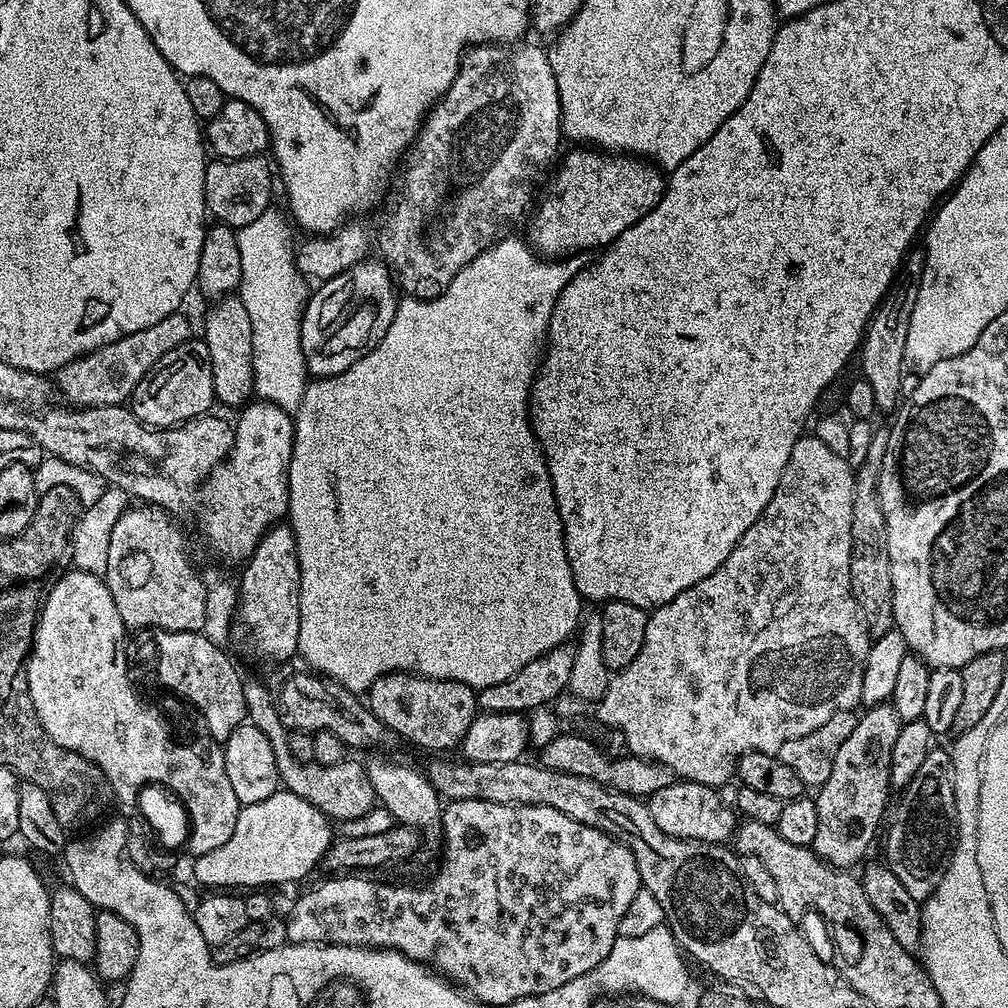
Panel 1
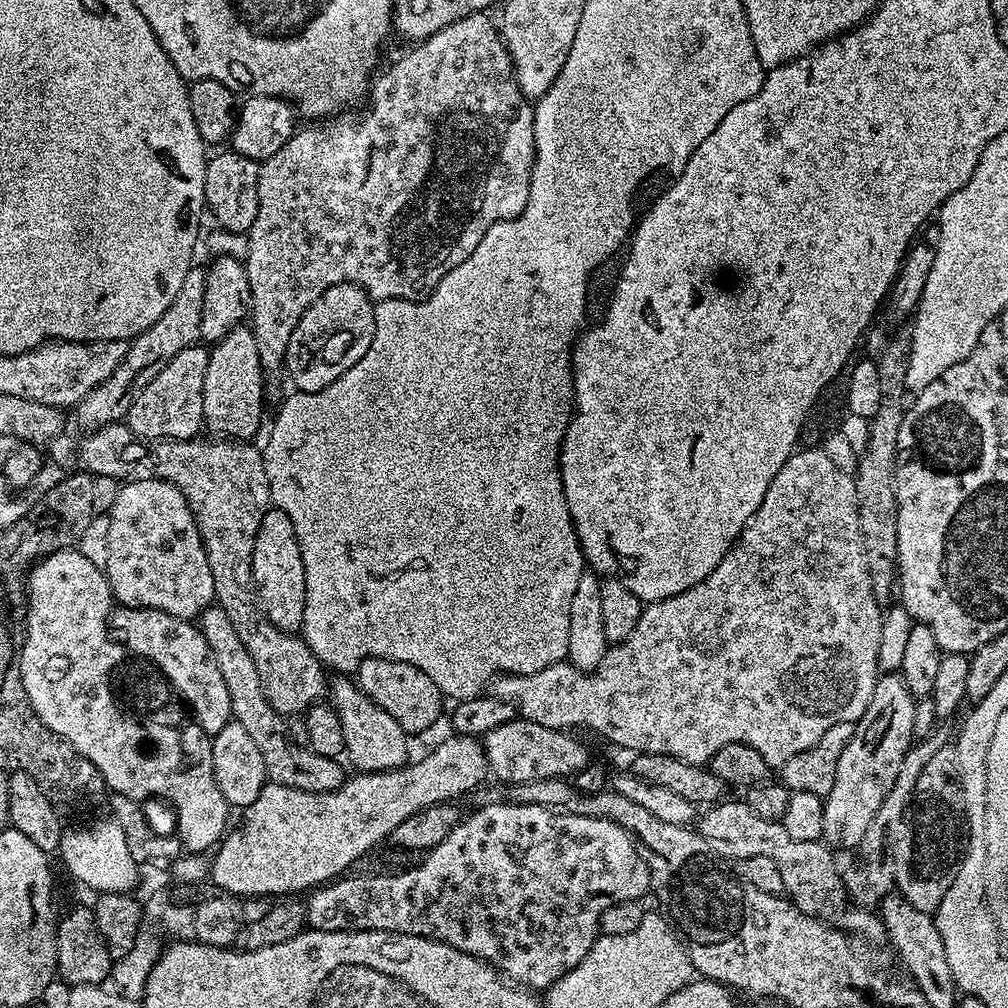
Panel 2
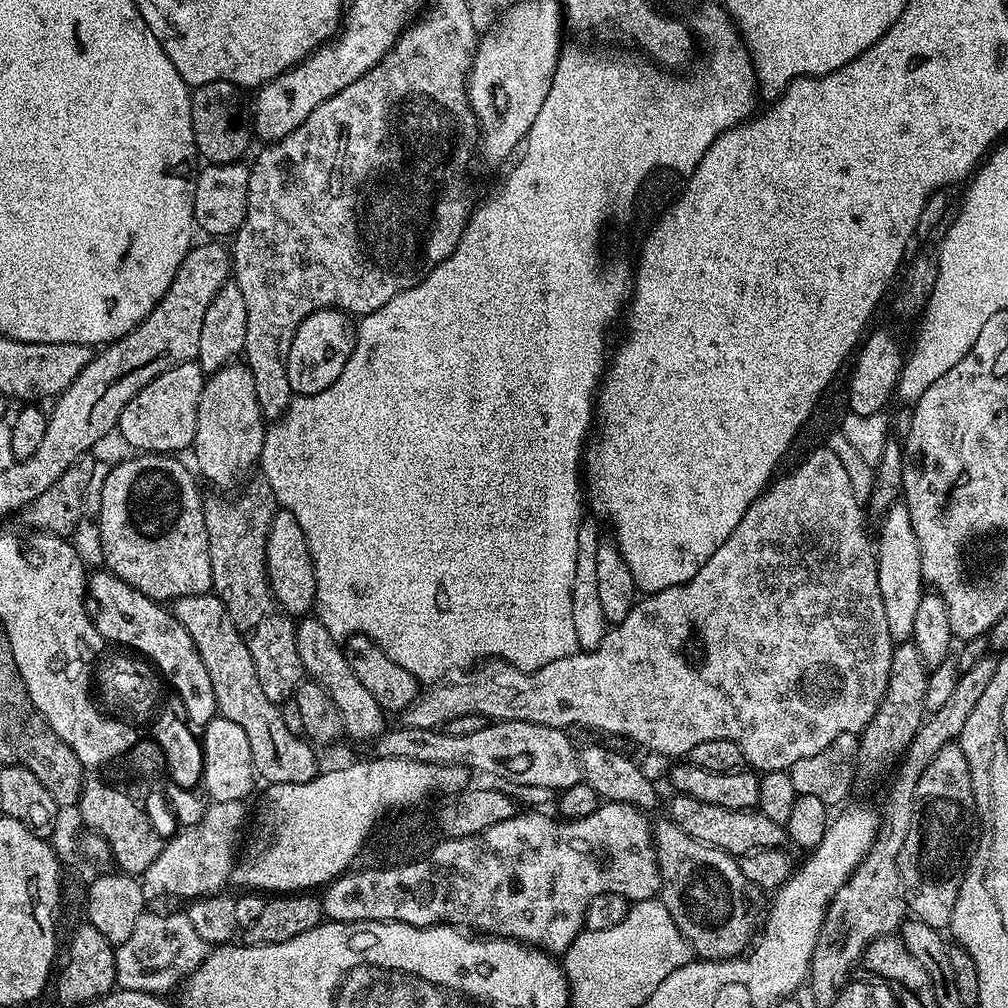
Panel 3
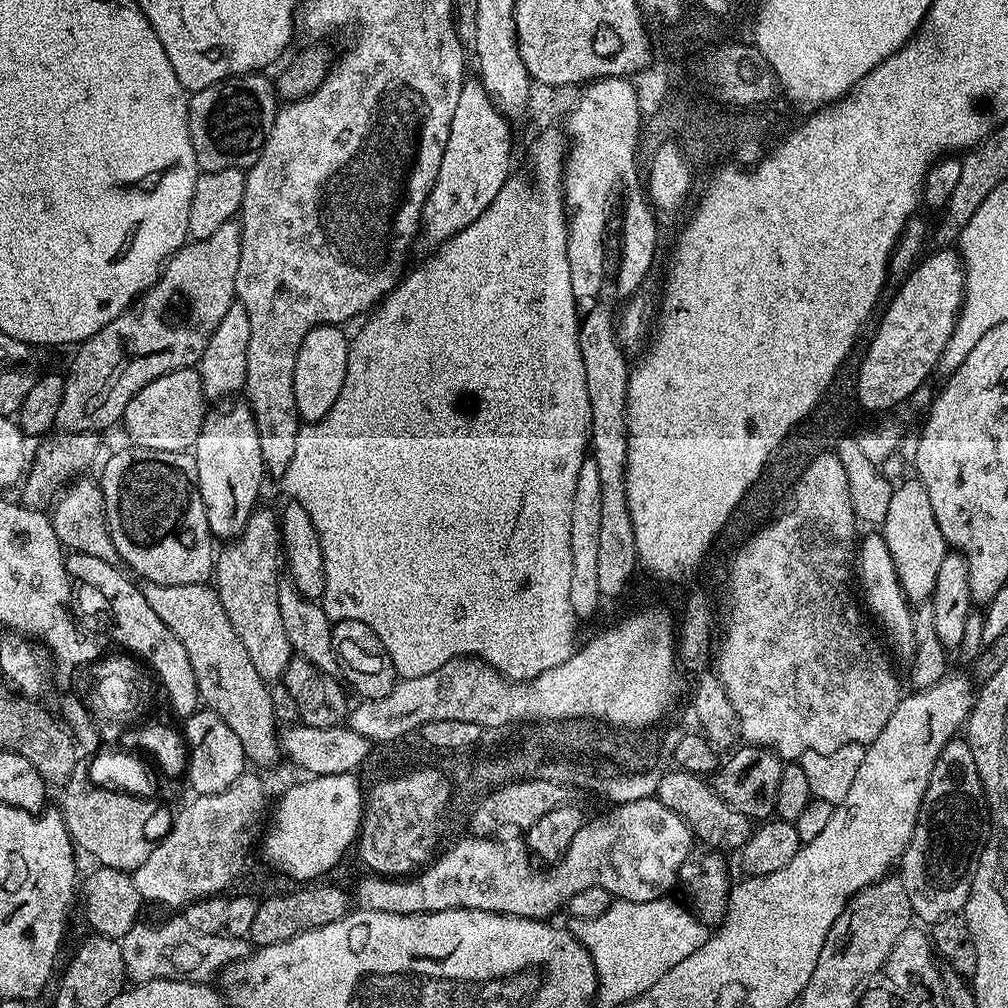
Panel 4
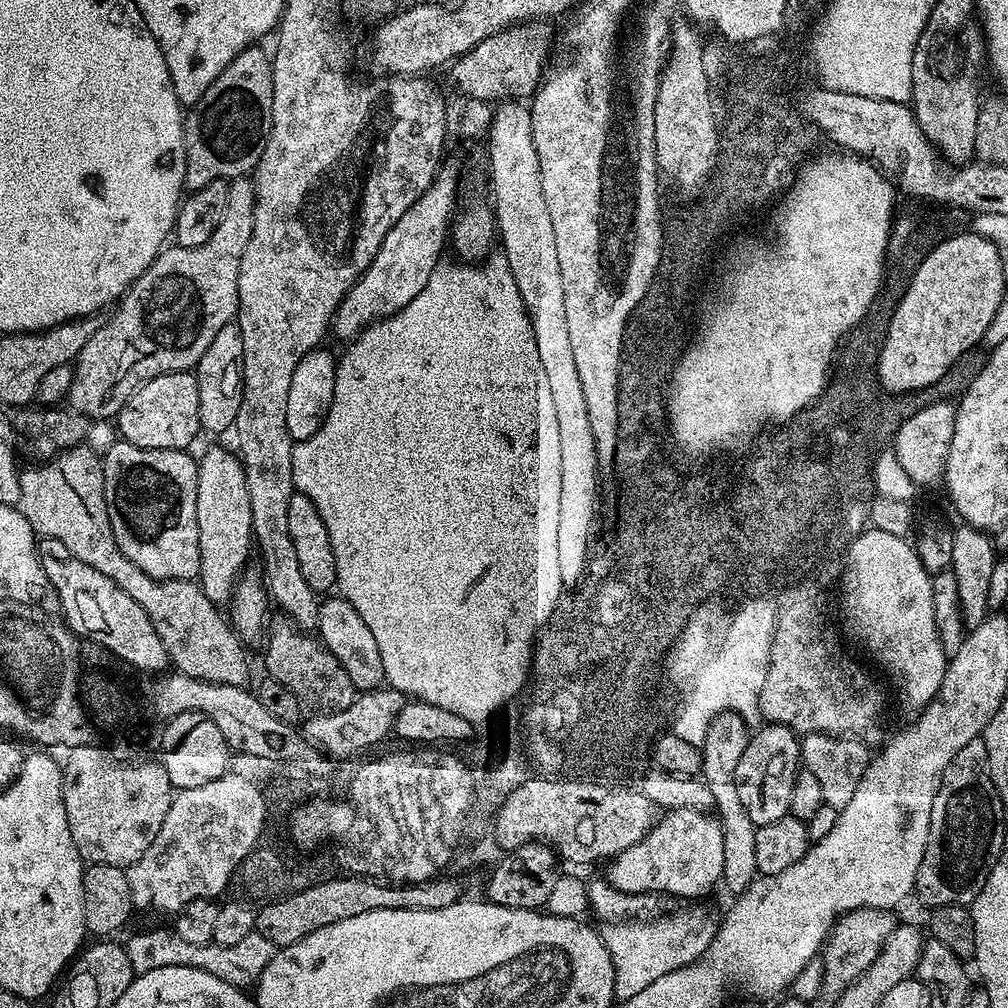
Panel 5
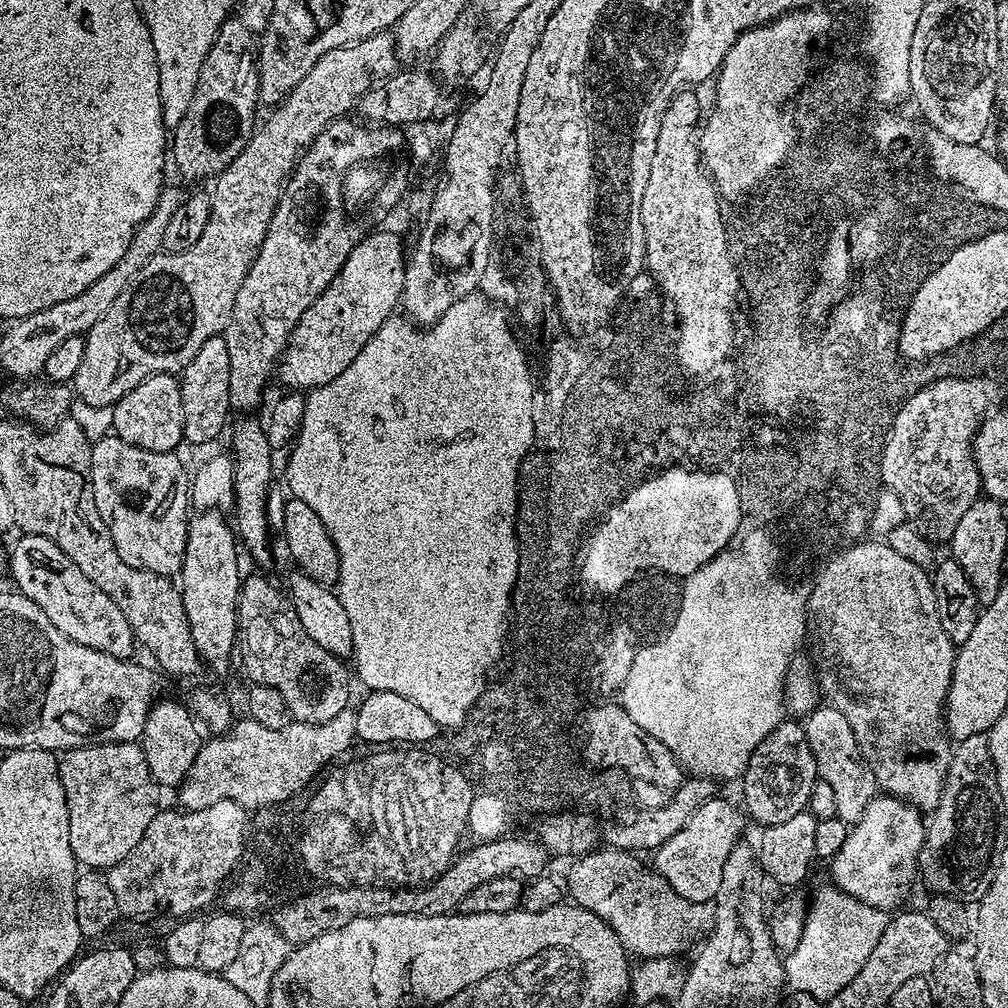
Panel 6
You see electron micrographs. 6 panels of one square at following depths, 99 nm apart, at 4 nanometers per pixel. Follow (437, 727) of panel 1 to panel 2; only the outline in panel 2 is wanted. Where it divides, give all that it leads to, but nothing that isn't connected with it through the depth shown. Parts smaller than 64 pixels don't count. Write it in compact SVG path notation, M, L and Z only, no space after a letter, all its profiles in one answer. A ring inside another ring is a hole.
M368 656L356 669L354 676L360 689L378 706L382 706L382 710L386 710L386 714L390 714L390 718L394 718L394 722L398 722L398 726L402 726L402 730L409 734L434 727L440 711L446 705L446 697L438 690L438 686L434 686L434 681L418 670L418 666L410 666L410 662Z

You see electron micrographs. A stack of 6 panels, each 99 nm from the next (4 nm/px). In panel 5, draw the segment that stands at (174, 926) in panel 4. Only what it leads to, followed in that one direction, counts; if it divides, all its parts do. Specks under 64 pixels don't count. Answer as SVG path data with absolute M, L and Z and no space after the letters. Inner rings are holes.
M168 928L148 930L134 935L126 951L131 960L132 970L135 975L149 973L150 970L160 969L162 966L194 966L204 969L216 978L230 982L236 987L248 988L259 980L262 970L269 964L274 955L274 945L265 936L253 931L234 946L222 947L221 944L200 944L186 941L181 935Z

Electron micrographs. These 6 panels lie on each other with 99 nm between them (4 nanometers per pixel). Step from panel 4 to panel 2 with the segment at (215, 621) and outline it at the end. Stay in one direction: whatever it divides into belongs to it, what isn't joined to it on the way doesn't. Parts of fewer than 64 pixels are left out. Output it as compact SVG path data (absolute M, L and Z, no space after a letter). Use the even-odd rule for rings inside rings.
M218 606L207 608L198 617L198 627L216 656L218 670L222 670L222 678L226 678L226 690L230 690L233 721L241 724L250 733L250 739L258 746L258 750L262 753L262 762L266 762L268 780L273 784L307 792L333 792L335 788L341 788L346 773L340 769L339 759L331 760L319 756L314 754L311 748L300 747L287 740L285 721L270 706L264 693L262 678L258 678L254 658L246 654L246 646L242 646L242 638L238 638L230 618L226 618L226 610Z

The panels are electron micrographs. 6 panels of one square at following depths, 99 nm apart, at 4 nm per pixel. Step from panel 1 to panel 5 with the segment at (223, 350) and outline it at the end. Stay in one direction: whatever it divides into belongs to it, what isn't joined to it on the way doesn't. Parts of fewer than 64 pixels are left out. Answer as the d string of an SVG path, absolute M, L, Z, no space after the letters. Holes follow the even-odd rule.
M212 448L198 460L198 546L200 575L198 583L206 598L217 602L232 599L238 577L245 571L248 551L253 551L250 490L246 486L244 465L235 451Z

